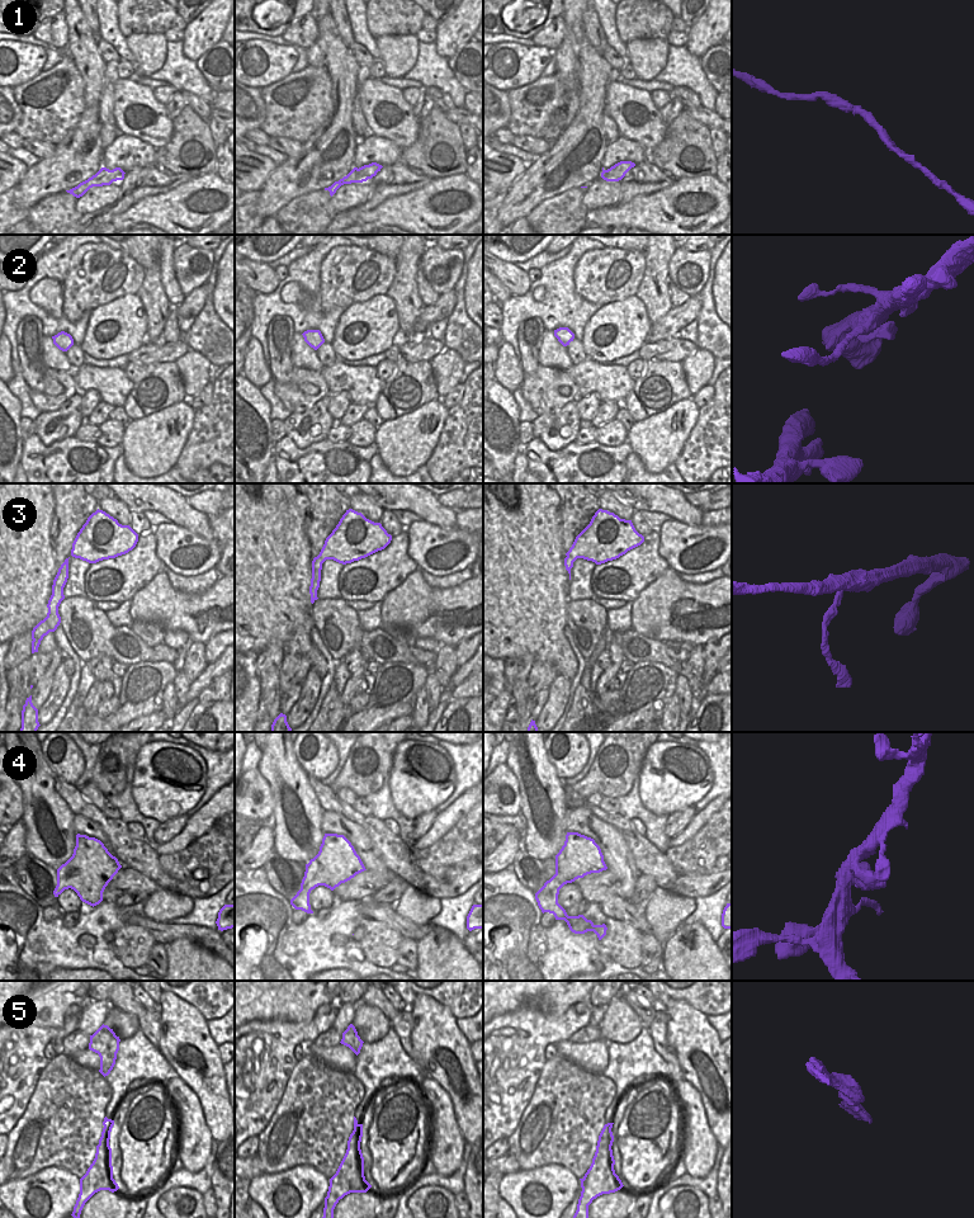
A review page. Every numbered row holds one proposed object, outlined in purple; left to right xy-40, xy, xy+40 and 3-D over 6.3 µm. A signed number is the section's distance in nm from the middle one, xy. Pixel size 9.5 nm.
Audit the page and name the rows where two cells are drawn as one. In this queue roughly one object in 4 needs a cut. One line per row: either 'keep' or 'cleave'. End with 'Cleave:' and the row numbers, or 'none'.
1: keep
2: keep
3: cleave
4: keep
5: cleave
Cleave: 3, 5

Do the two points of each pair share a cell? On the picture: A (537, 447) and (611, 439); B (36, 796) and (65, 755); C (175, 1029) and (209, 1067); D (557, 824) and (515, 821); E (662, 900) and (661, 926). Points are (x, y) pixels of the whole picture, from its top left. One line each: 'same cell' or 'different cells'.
A: different cells
B: different cells
C: same cell
D: different cells
E: same cell

